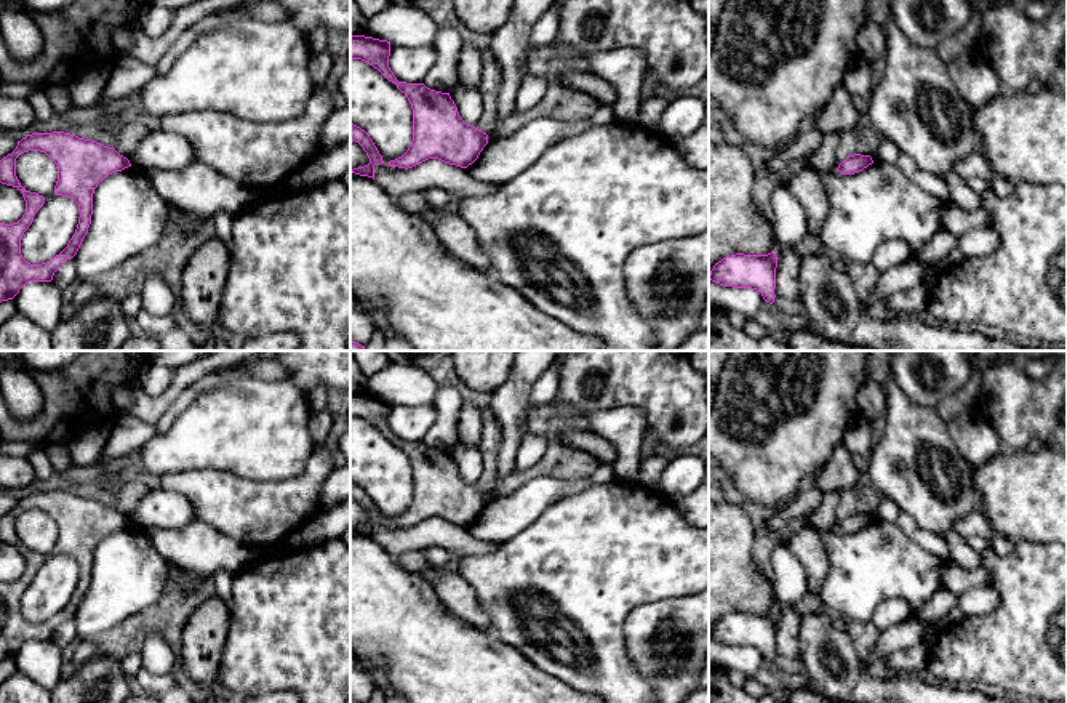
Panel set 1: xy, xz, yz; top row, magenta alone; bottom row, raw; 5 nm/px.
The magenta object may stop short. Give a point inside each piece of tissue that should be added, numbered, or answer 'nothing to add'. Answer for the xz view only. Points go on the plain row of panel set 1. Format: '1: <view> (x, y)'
nothing to add

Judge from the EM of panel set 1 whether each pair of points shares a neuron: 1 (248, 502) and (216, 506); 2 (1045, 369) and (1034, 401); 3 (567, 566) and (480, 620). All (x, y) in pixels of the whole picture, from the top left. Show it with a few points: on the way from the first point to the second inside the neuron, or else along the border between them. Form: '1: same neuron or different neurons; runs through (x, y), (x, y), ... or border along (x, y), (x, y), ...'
1: same neuron; runs through (240, 505), (224, 505)
2: different neurons; border along (1023, 367), (1034, 378), (1045, 378), (1050, 373)
3: different neurons; border along (466, 583), (487, 614), (490, 630)

